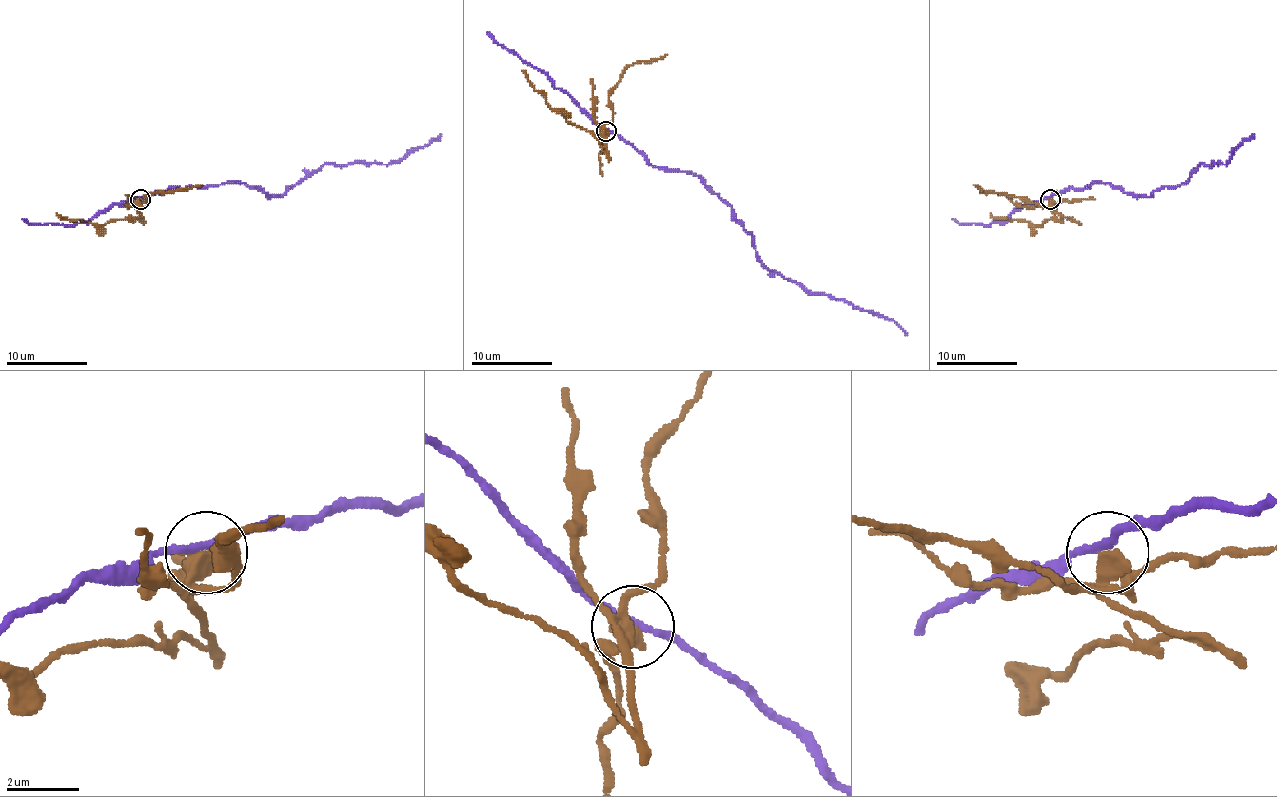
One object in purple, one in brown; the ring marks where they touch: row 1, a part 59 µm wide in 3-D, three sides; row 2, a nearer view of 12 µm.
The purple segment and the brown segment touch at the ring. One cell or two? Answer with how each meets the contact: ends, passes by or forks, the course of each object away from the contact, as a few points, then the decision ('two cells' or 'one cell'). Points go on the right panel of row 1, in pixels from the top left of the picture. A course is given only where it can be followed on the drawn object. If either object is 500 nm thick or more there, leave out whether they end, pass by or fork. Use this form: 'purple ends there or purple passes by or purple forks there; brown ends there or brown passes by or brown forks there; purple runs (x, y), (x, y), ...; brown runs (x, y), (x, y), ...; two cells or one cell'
purple passes by; brown passes by; purple runs (1051, 199), (1054, 193), (1092, 183), (1149, 197), (1166, 186), (1180, 186), (1200, 165), (1227, 163), (1254, 134); brown runs (1051, 199), (1051, 206), (1067, 217), (1047, 219), (1040, 224), (996, 219), (990, 213); two cells

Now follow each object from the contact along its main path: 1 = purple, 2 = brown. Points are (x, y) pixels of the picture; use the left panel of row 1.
1: (141, 199), (155, 193), (229, 183), (245, 183), (266, 195), (280, 197), (324, 165), (397, 163), (442, 134)
2: (141, 199), (137, 217), (110, 219), (103, 224), (62, 219), (56, 213)

